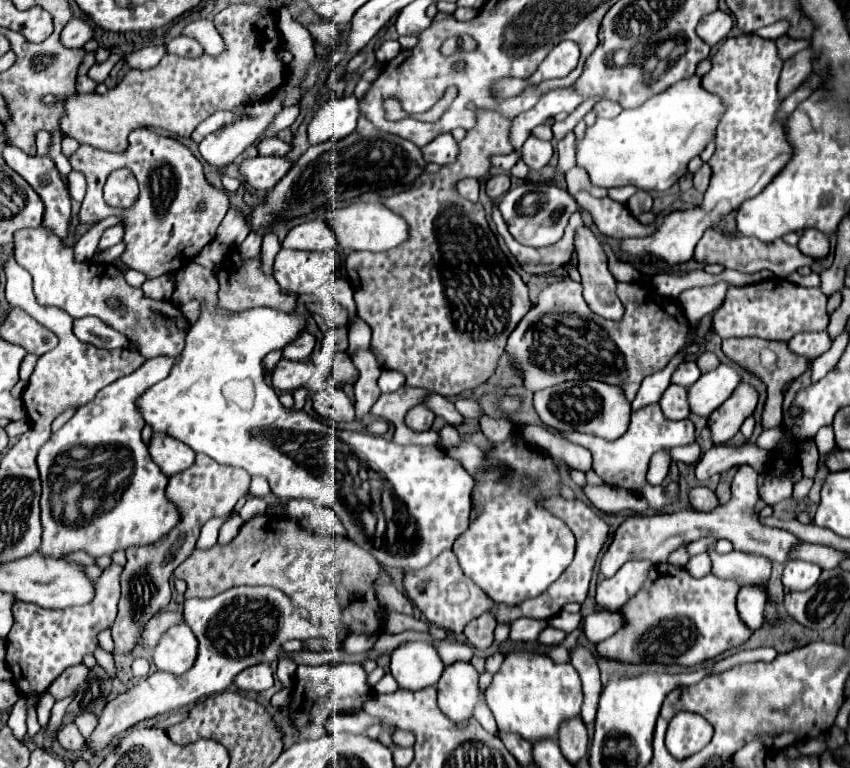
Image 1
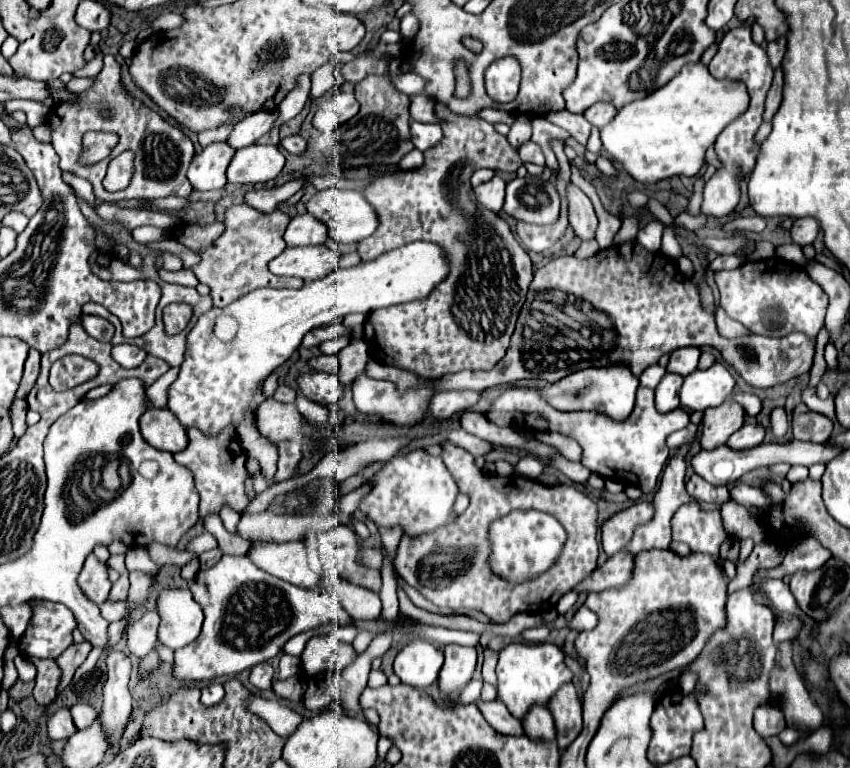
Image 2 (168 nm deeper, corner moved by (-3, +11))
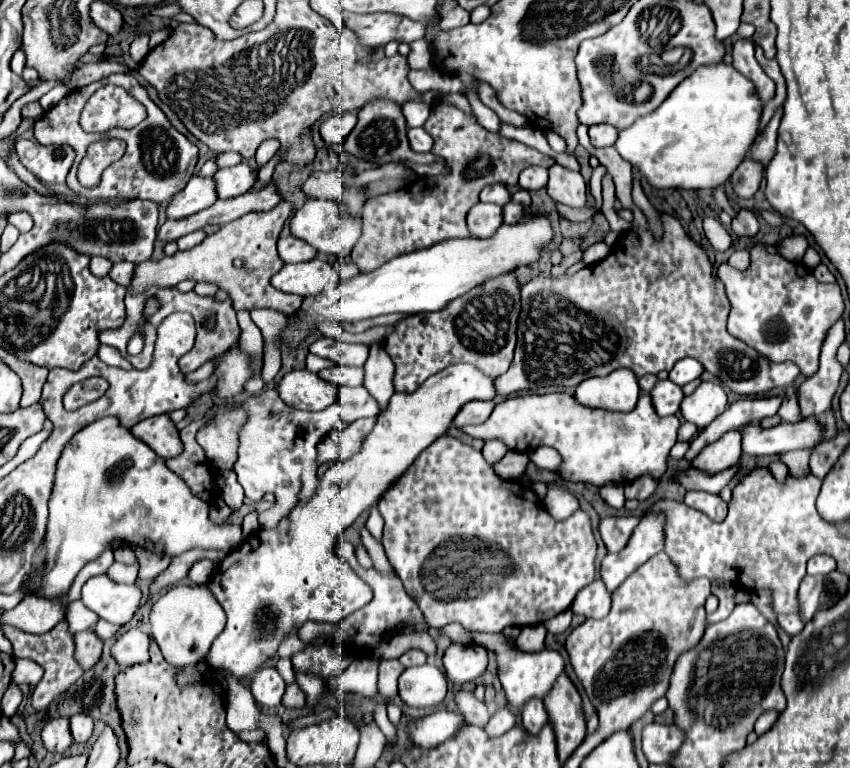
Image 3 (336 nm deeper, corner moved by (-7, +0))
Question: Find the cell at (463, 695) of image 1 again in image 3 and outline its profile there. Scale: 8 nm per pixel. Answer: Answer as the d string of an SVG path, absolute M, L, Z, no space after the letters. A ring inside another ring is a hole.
M450 644L444 652L444 668L446 678L462 688L464 684L470 684L478 680L488 664L486 648L482 646L462 646L462 644Z

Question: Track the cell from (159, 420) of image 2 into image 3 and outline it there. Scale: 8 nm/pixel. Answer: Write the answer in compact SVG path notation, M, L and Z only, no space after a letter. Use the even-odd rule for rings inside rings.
M166 414L140 420L136 426L132 426L132 434L138 436L144 444L148 444L162 458L180 456L180 452L184 450L180 434L174 422Z

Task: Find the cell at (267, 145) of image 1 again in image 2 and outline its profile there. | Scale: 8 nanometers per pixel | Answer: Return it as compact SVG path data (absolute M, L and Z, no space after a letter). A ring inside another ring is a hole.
M300 135L282 139L282 145L284 145L284 149L286 149L288 153L292 153L292 155L302 155L302 153L306 153L306 149L308 149L306 139L302 139Z

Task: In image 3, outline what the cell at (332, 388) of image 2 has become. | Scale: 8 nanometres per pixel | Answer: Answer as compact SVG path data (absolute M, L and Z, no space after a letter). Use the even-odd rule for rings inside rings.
M292 370L278 384L280 398L300 410L324 410L338 400L338 388L308 370Z

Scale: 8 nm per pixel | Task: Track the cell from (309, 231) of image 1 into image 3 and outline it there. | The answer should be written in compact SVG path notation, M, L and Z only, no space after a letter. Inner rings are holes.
M288 234L278 240L278 254L284 262L308 262L316 258L316 248L312 248L304 240L296 240L296 236Z

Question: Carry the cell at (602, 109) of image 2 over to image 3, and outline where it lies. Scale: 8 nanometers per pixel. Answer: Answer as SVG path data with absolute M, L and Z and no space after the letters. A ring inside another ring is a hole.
M594 124L590 126L590 140L592 144L596 144L596 148L602 148L602 146L614 146L618 138L618 130L610 124Z

